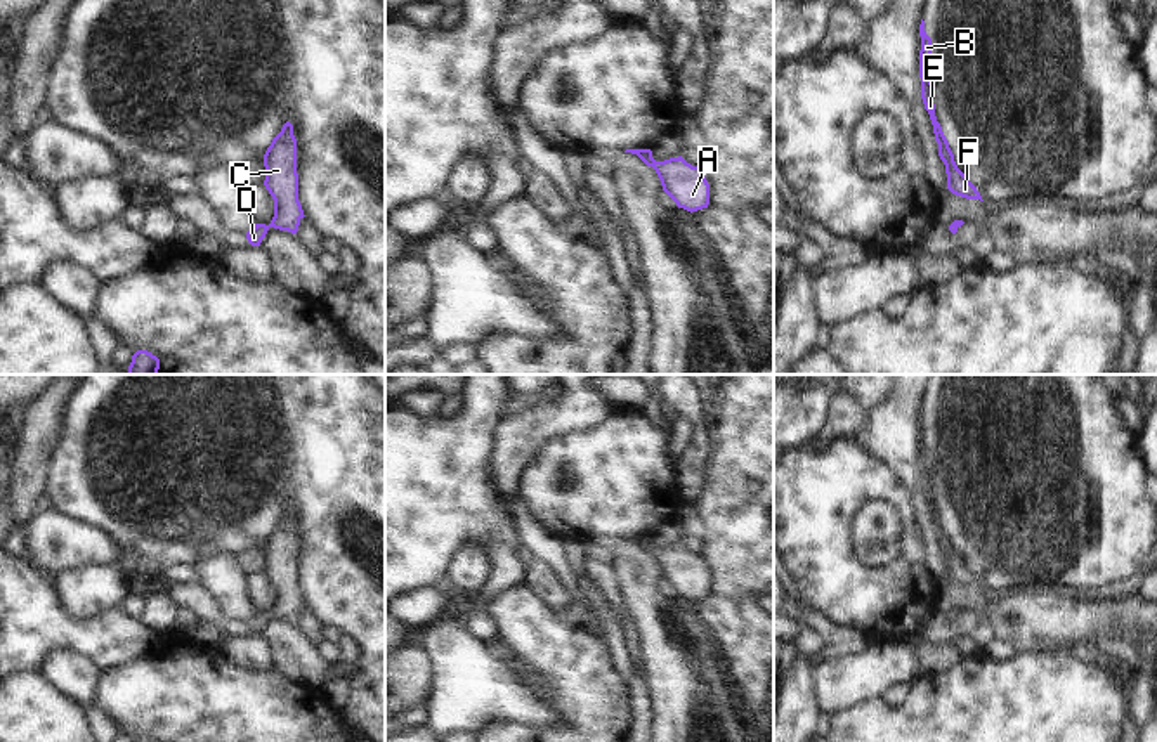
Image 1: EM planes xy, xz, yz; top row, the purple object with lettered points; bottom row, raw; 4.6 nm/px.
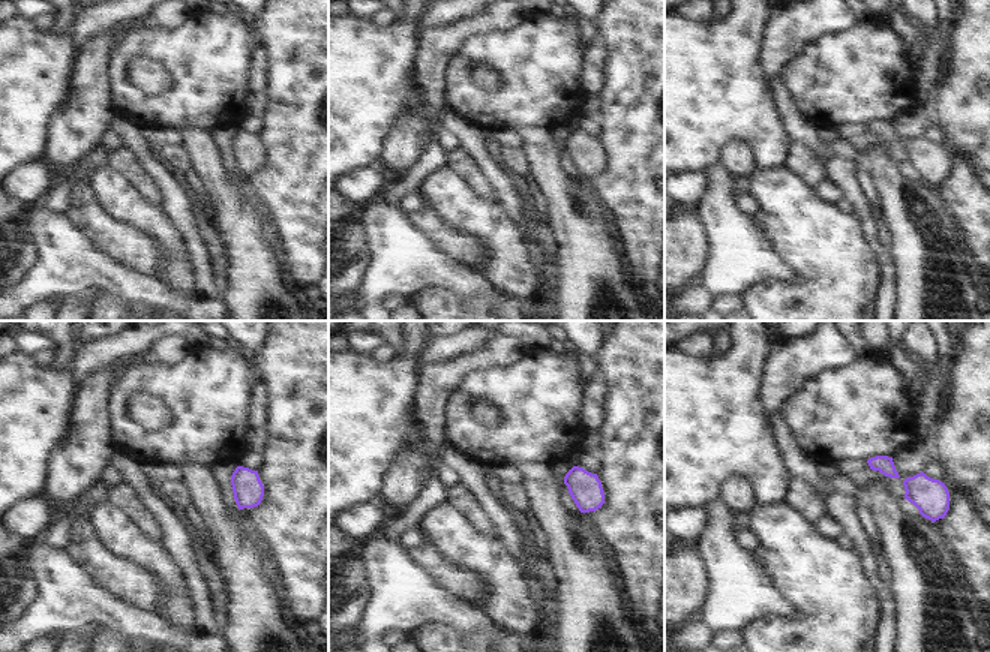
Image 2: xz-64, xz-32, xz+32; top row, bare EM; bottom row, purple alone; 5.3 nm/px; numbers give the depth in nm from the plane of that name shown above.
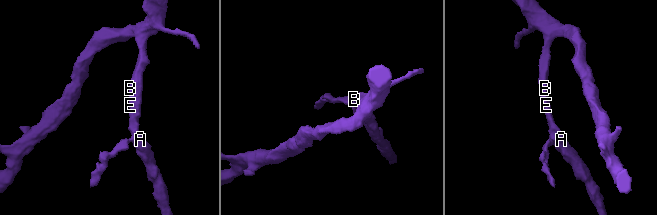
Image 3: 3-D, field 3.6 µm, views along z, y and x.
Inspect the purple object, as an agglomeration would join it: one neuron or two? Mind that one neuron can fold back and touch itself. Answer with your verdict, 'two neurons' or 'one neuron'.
one neuron

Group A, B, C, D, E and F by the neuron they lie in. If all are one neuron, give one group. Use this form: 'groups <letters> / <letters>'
groups A B C D E F

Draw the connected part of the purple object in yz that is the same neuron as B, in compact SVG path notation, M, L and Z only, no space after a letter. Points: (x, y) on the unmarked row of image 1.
M921 407L919 413L919 425L921 425L921 439L919 439L919 466L921 466L921 487L925 492L925 498L930 503L931 513L933 513L933 522L935 529L938 532L938 544L945 553L945 562L947 562L947 577L961 586L966 588L982 588L980 581L977 576L970 570L970 567L958 556L954 550L954 543L949 536L949 530L942 520L940 511L937 510L935 504L935 492L933 492L933 472L931 472L931 426L925 420L925 409Z

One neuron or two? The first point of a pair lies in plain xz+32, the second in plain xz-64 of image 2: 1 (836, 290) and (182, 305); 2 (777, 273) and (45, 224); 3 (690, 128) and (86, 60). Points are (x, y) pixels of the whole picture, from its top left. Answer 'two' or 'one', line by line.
1: two
2: one
3: two

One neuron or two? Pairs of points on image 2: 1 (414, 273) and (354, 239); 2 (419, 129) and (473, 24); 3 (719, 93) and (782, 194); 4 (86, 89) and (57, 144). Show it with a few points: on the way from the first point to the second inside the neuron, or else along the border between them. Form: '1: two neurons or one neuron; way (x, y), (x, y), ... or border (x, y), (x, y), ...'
1: two neurons; border (356, 218), (365, 233), (366, 245)
2: one neuron; way (429, 101), (431, 59), (444, 45)
3: two neurons; border (783, 165), (758, 170), (752, 174)
4: one neuron; way (86, 102), (84, 117), (71, 131)

